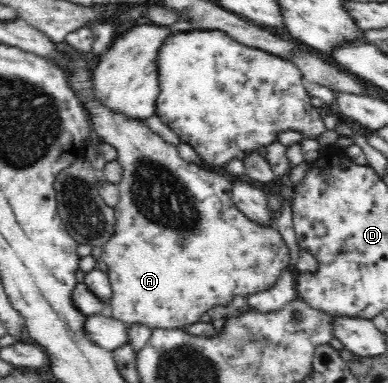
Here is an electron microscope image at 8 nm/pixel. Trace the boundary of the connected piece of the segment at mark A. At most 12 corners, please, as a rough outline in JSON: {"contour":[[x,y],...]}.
{"contour":[[73,89],[123,169],[112,317],[185,332],[274,288],[275,225],[147,123]]}

